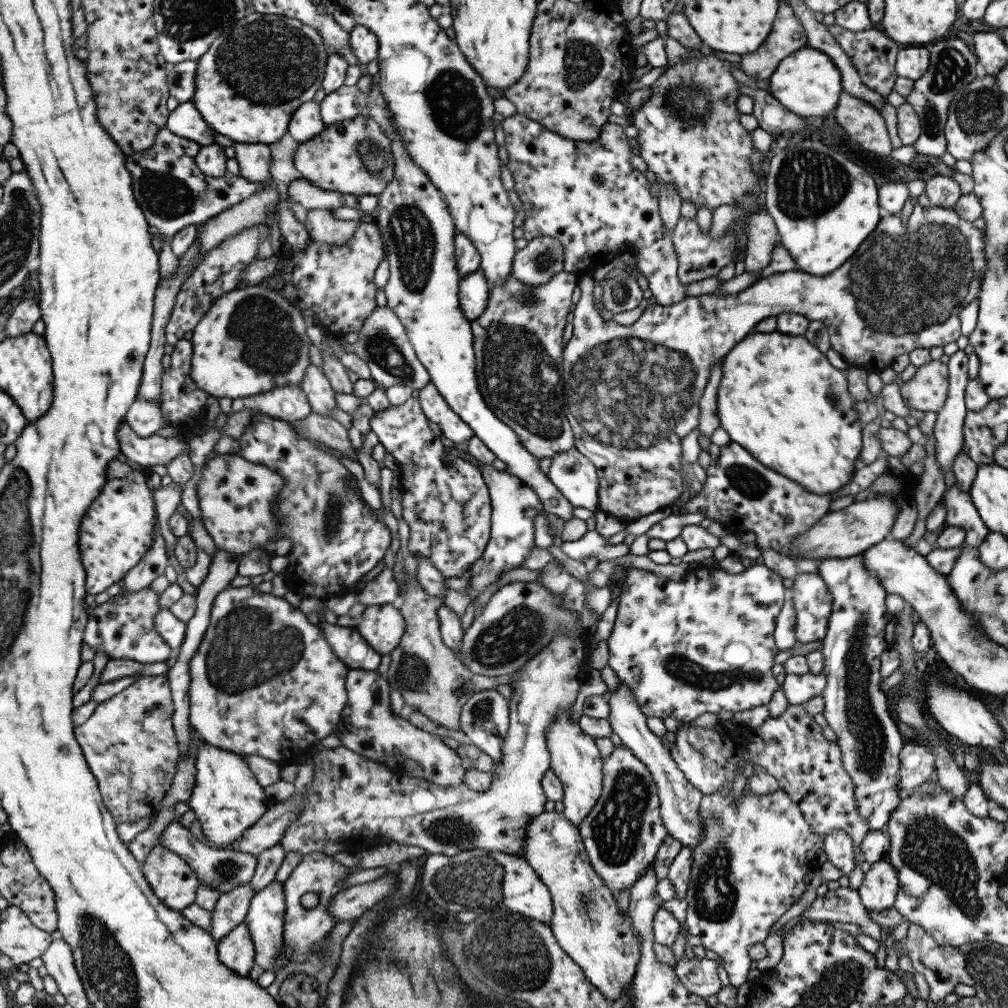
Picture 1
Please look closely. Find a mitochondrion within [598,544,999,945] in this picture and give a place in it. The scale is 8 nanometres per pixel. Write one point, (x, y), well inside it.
(931, 848)

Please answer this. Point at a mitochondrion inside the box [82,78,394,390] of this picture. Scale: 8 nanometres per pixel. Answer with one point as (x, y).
(262, 333)

